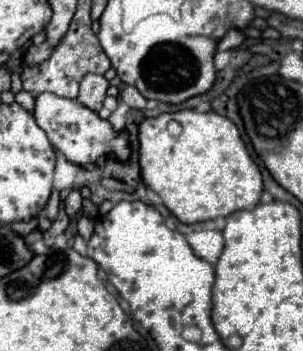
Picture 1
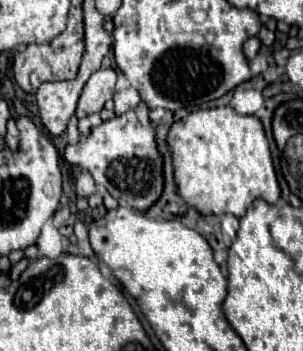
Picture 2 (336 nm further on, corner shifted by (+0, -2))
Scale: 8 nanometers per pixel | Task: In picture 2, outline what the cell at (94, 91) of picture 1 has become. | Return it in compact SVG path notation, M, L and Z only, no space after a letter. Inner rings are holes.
M99 69L97 73L93 73L93 77L89 77L81 99L81 105L87 113L101 111L103 103L115 95L115 79L117 79L115 69Z

